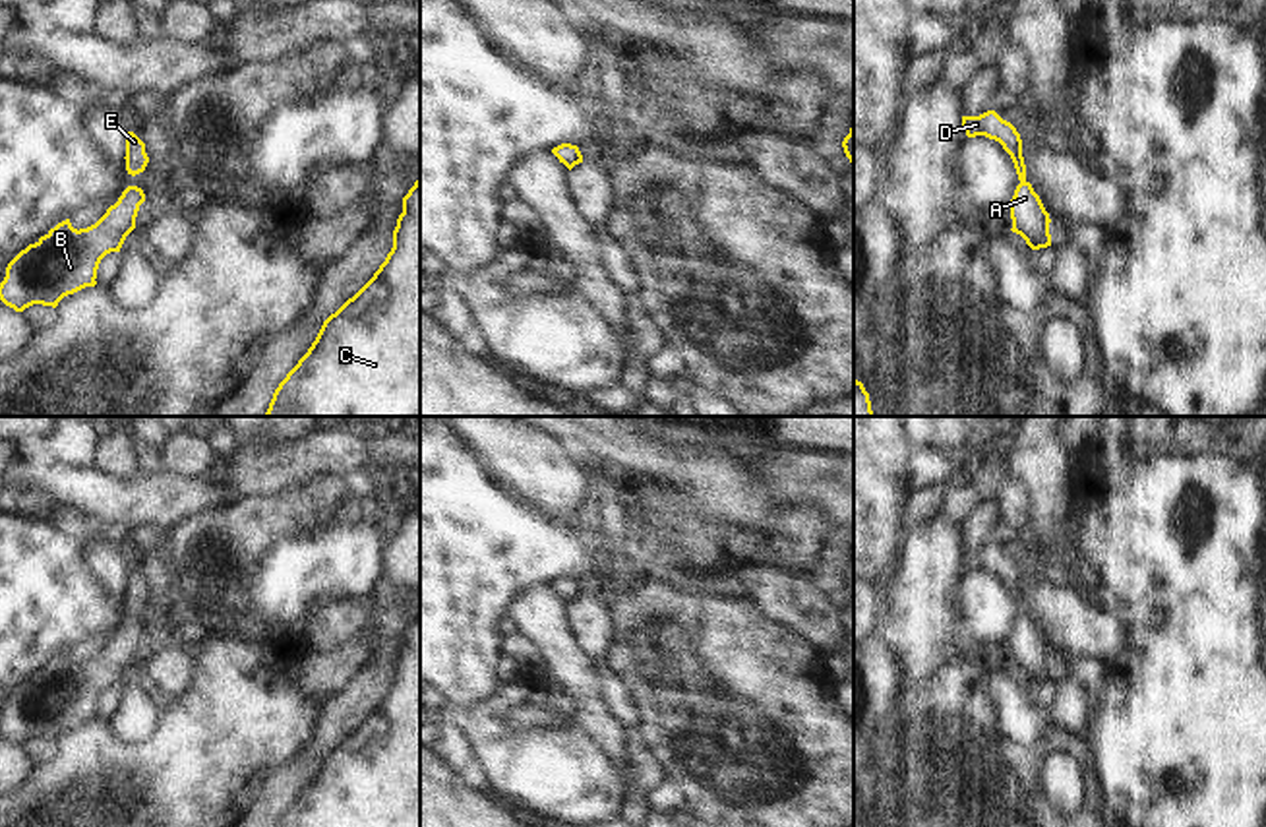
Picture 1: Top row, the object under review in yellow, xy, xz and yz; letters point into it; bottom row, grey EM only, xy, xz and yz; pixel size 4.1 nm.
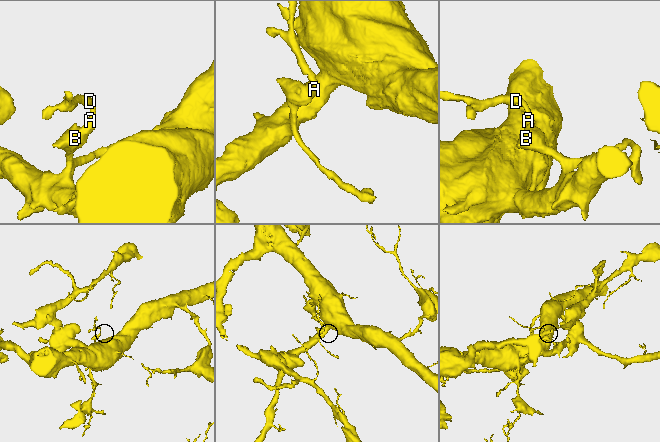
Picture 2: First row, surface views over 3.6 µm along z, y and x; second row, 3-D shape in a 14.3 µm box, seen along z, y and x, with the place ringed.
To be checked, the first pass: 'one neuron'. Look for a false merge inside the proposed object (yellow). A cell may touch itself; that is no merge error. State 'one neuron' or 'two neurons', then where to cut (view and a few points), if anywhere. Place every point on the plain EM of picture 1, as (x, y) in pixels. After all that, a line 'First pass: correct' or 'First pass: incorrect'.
one neuron; no cut
First pass: correct

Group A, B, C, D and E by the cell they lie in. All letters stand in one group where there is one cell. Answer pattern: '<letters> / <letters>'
A B C D E

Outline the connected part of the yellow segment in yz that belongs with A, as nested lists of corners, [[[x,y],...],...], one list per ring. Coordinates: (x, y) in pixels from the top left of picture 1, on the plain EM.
[[[995,544],[980,550],[962,550],[962,562],[968,571],[985,569],[1003,579],[1010,589],[1020,618],[1010,633],[1012,666],[1020,668],[1032,684],[1051,680],[1049,647],[1045,645],[1040,629],[1026,614],[1026,598],[1022,591],[1022,573],[1016,562],[1003,554]]]

